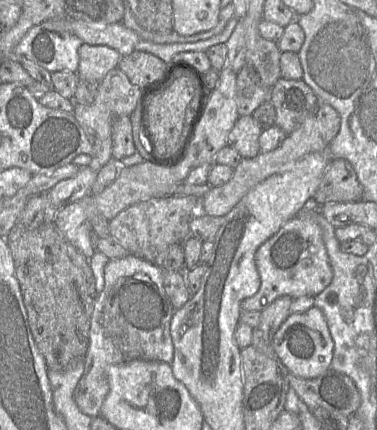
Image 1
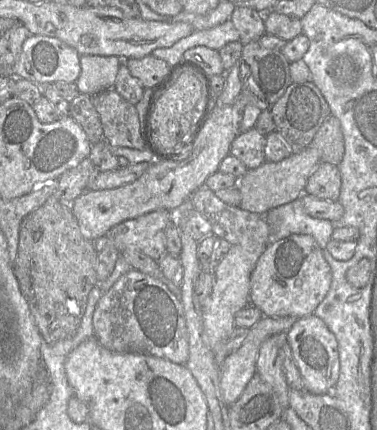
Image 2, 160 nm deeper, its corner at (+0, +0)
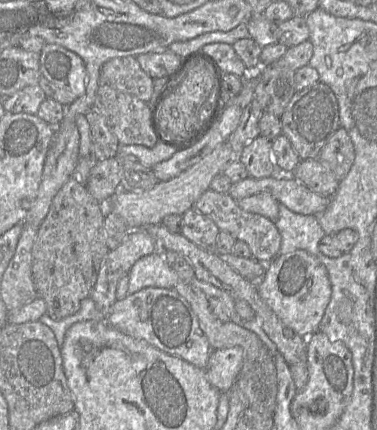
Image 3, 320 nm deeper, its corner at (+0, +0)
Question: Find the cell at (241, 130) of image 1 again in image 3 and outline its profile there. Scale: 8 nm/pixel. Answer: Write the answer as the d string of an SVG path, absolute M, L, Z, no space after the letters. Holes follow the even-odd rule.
M261 135L246 144L235 158L245 166L249 177L260 179L281 174L274 161L272 142Z

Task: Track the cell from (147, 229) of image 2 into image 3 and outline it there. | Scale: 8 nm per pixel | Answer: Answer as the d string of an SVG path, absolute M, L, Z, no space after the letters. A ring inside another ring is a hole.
M131 229L117 248L109 250L90 293L90 297L103 314L107 315L117 301L119 280L128 275L138 259L158 250L160 248L157 241L142 229Z

